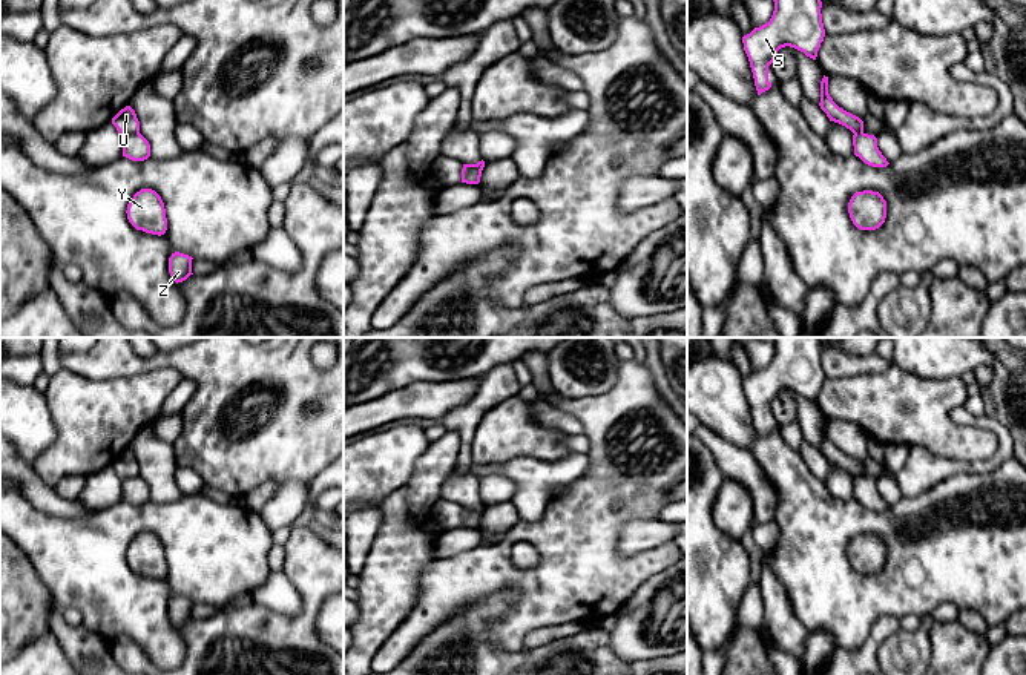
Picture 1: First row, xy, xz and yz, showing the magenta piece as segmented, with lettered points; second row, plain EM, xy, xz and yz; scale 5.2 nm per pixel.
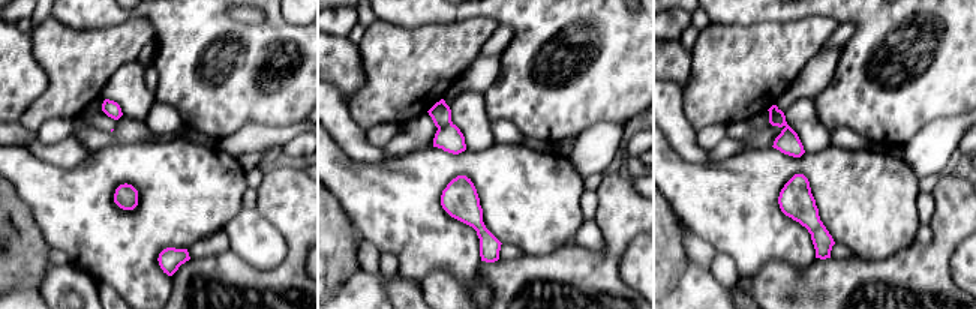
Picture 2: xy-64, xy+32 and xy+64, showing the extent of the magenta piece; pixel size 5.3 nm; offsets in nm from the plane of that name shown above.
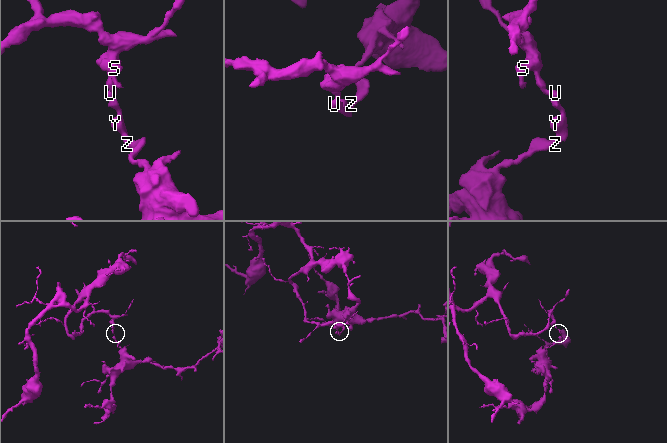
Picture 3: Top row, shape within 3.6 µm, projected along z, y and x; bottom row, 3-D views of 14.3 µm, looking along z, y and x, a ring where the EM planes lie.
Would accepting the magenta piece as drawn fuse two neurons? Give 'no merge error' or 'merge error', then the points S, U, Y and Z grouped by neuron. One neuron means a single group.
merge error | S U / Y Z

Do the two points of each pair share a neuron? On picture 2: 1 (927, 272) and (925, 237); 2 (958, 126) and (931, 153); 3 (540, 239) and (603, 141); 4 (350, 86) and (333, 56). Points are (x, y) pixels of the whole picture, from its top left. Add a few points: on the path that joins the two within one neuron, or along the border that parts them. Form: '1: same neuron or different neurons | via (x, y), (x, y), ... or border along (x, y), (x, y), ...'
1: different neurons | border along (930, 225), (931, 240), (927, 245), (916, 246)
2: same neuron | via (952, 132), (937, 147)
3: different neurons | border along (568, 156), (570, 162), (583, 176)
4: same neuron | via (348, 78), (339, 63)

